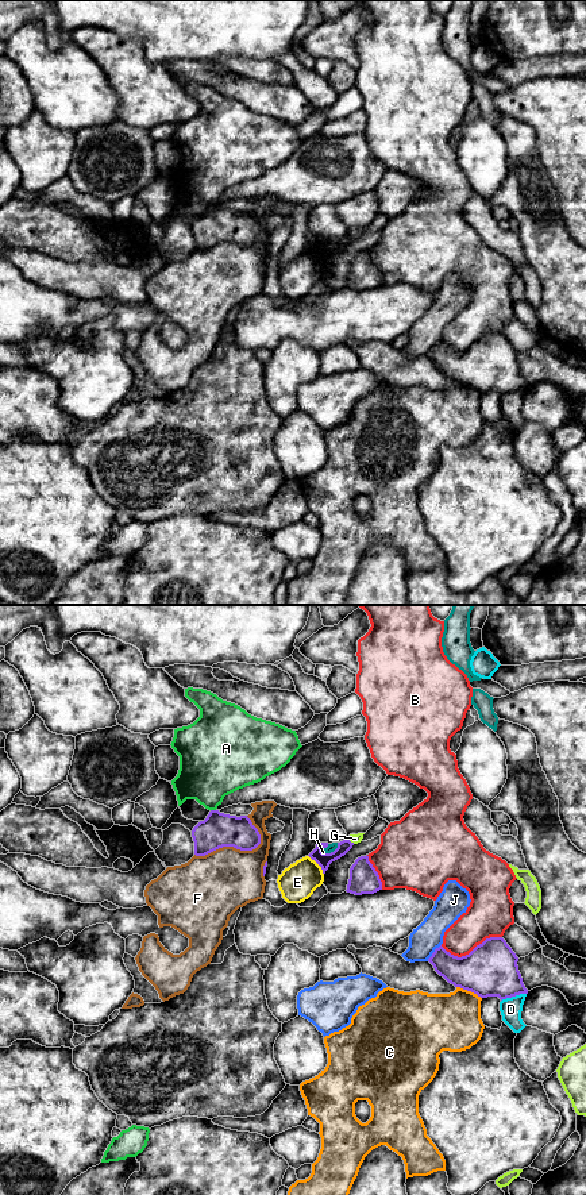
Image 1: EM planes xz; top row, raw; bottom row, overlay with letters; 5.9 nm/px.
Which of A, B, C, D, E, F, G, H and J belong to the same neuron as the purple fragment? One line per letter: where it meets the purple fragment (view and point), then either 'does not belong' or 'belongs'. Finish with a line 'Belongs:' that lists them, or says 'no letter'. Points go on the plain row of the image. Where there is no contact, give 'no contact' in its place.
A: contact xz (214, 205); does not belong
B: contact xz (471, 346); does not belong
C: contact xz (469, 385); does not belong
D: contact xz (513, 390); does not belong
E: contact xz (317, 258); does not belong
F: contact xz (231, 241); does not belong
G: contact xz (350, 236); does not belong
H: contact xz (331, 247); does not belong
J: contact xz (434, 347); does not belong
Belongs: no letter

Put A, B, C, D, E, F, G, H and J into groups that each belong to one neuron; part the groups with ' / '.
A / B / C / D / E / F / G / H / J

